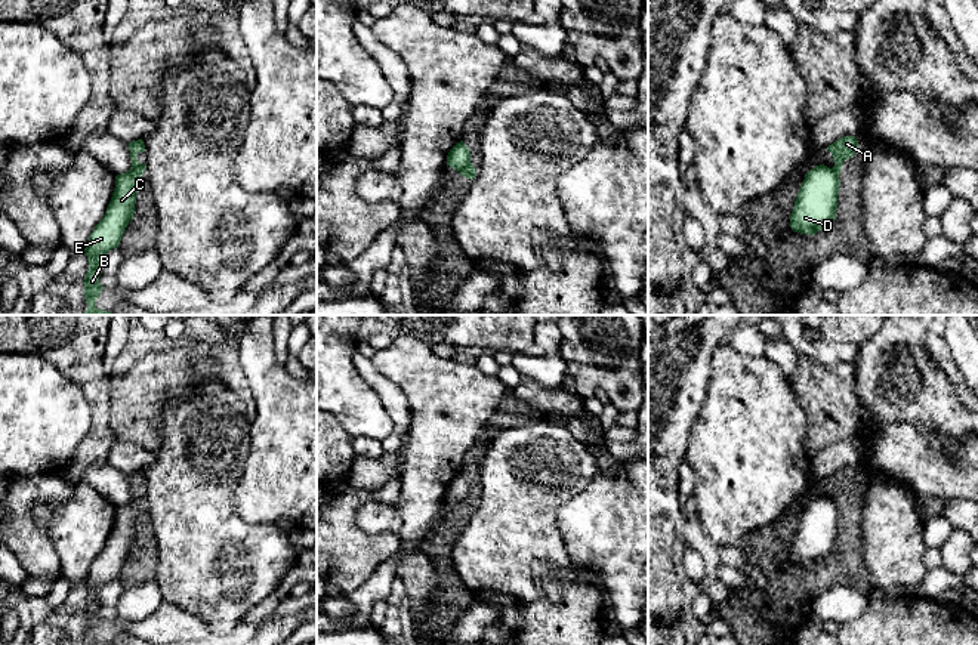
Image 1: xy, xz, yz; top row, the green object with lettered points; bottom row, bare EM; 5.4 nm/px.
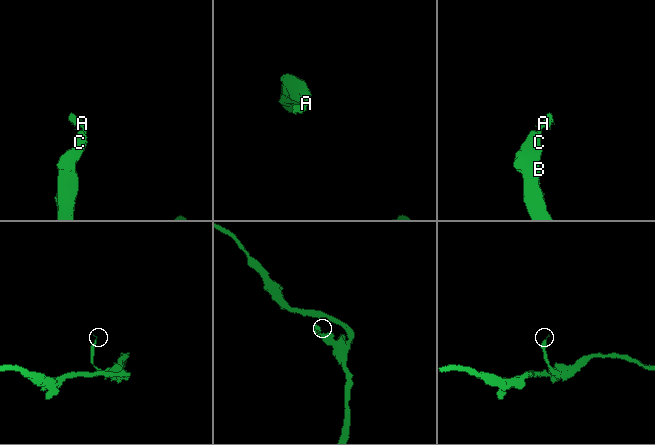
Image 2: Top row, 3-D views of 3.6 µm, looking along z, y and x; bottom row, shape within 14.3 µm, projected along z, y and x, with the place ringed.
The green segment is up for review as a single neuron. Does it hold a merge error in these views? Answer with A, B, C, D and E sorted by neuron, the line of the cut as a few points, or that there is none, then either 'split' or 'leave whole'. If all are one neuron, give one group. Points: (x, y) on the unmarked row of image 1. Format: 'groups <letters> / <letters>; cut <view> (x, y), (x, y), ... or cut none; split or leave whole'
groups A / B C D E; cut xz (469, 494), (460, 505); split

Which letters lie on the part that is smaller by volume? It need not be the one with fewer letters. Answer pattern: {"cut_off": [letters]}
{"cut_off": ["A"]}

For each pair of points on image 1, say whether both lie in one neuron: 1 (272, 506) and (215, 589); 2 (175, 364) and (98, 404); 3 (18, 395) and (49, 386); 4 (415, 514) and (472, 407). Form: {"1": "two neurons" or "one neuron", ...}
{"1": "two neurons", "2": "two neurons", "3": "one neuron", "4": "one neuron"}

